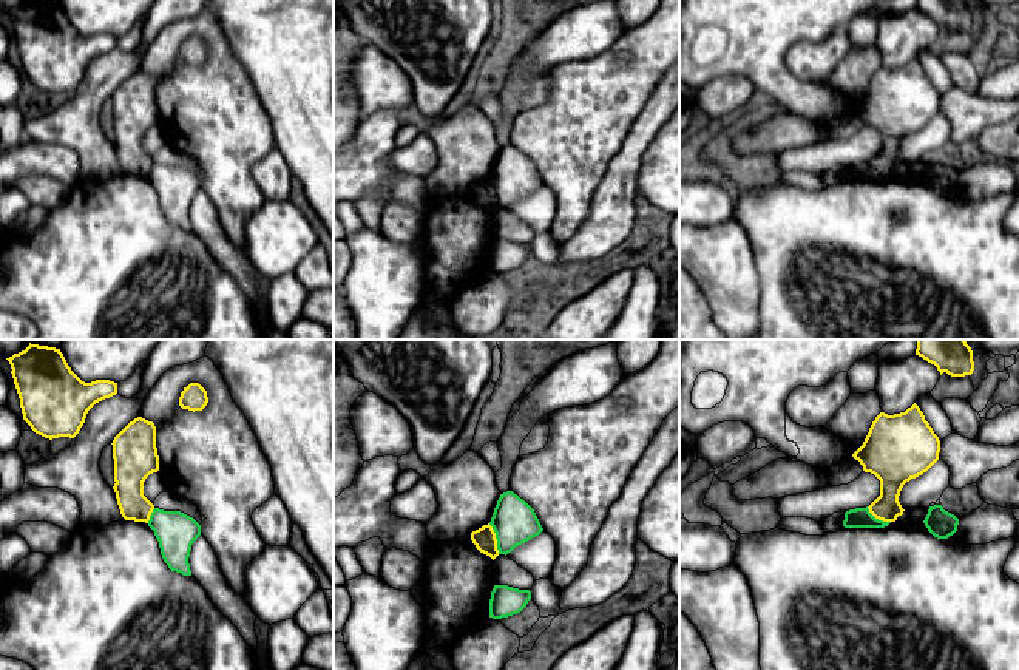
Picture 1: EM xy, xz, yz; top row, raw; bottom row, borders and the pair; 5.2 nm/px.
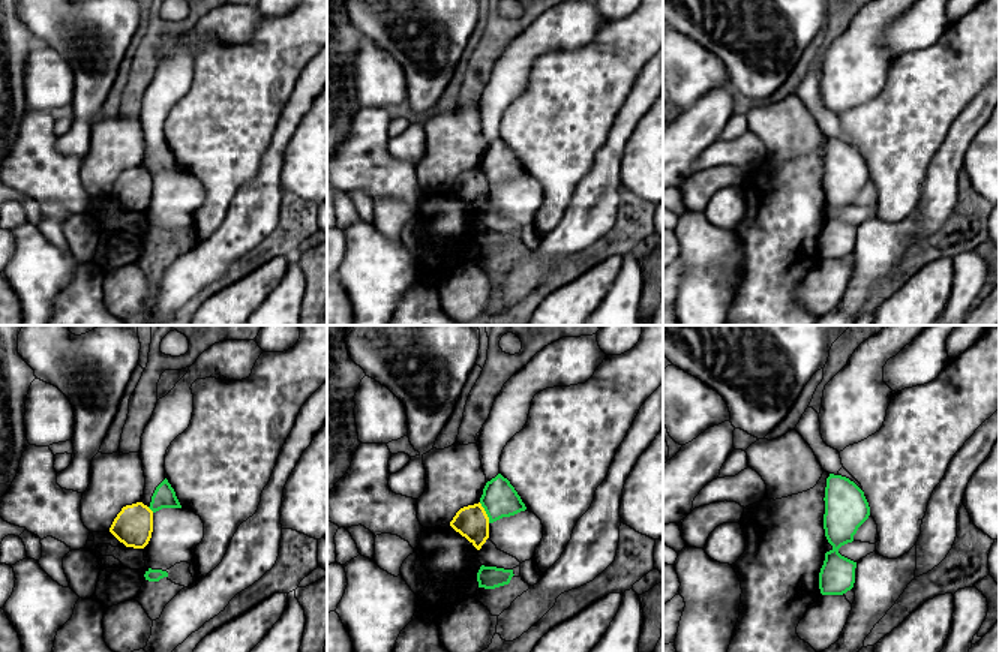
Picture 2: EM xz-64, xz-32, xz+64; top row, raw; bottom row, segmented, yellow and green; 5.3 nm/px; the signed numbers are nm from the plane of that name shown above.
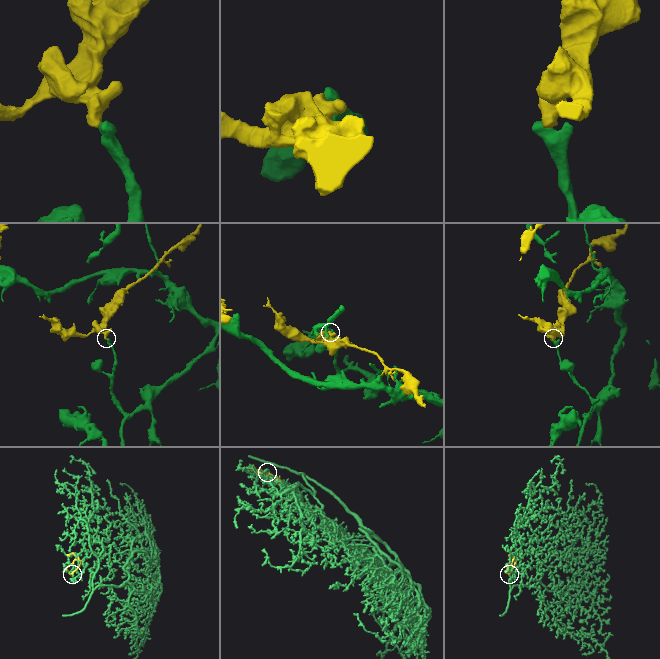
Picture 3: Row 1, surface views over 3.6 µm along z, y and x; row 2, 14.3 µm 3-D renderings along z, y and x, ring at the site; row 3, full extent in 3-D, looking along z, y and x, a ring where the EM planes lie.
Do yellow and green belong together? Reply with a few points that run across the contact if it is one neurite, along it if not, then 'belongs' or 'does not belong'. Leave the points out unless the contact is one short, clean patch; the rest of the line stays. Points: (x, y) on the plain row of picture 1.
xz (488, 178), (494, 187), (499, 207) | does not belong

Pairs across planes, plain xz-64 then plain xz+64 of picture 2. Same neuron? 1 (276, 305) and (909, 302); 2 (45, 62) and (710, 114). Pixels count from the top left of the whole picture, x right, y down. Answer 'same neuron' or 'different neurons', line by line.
1: different neurons
2: different neurons

